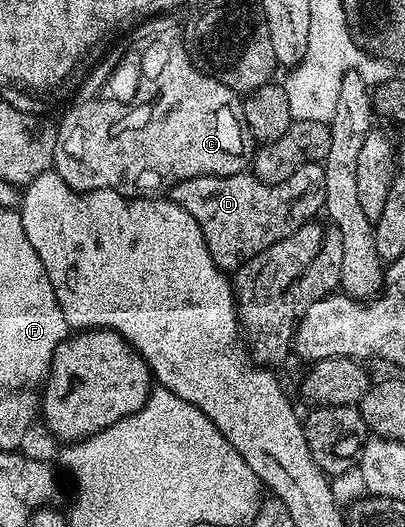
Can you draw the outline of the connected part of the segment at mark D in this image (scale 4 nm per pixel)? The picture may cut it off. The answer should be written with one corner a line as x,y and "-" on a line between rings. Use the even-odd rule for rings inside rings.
313,162
294,170
286,182
277,184
262,182
245,170
229,176
177,180
171,188
172,203
182,206
198,222
216,265
221,270
235,270
274,246
274,242
290,238
298,226
315,221
319,212
321,215
326,198
326,174
323,163

